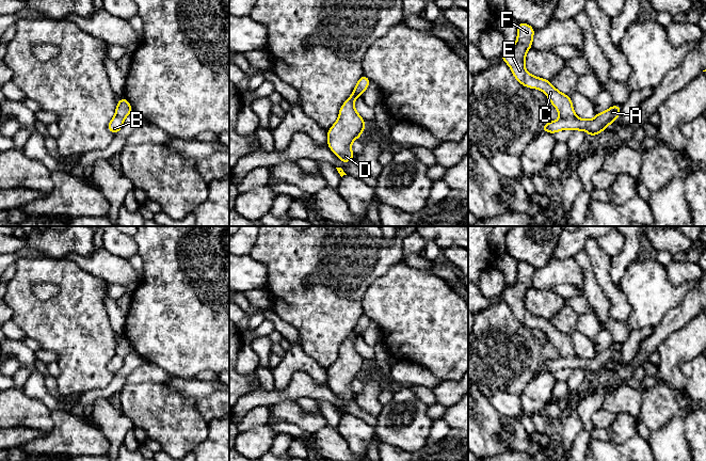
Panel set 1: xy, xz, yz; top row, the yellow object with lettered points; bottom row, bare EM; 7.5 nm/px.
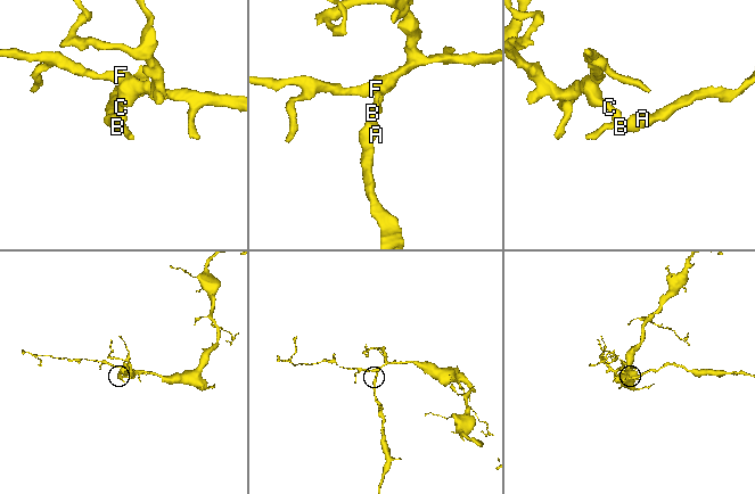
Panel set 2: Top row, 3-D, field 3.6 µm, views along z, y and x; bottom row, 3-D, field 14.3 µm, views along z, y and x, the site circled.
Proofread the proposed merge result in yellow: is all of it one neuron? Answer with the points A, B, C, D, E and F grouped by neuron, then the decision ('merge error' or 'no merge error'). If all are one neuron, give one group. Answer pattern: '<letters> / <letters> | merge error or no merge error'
A B D / C E F | merge error

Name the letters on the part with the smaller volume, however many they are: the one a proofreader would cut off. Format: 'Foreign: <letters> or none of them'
Foreign: A, B, D

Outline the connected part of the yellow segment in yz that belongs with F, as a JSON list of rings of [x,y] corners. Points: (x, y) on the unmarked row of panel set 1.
[[[526,261],[517,263],[517,279],[513,285],[506,285],[501,298],[510,305],[515,318],[524,325],[539,328],[545,332],[558,349],[561,357],[576,355],[572,337],[559,331],[549,319],[532,315],[525,307],[527,290],[532,287],[535,268]]]

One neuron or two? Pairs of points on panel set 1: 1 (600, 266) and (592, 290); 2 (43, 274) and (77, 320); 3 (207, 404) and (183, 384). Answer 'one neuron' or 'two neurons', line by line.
1: two neurons
2: one neuron
3: one neuron

